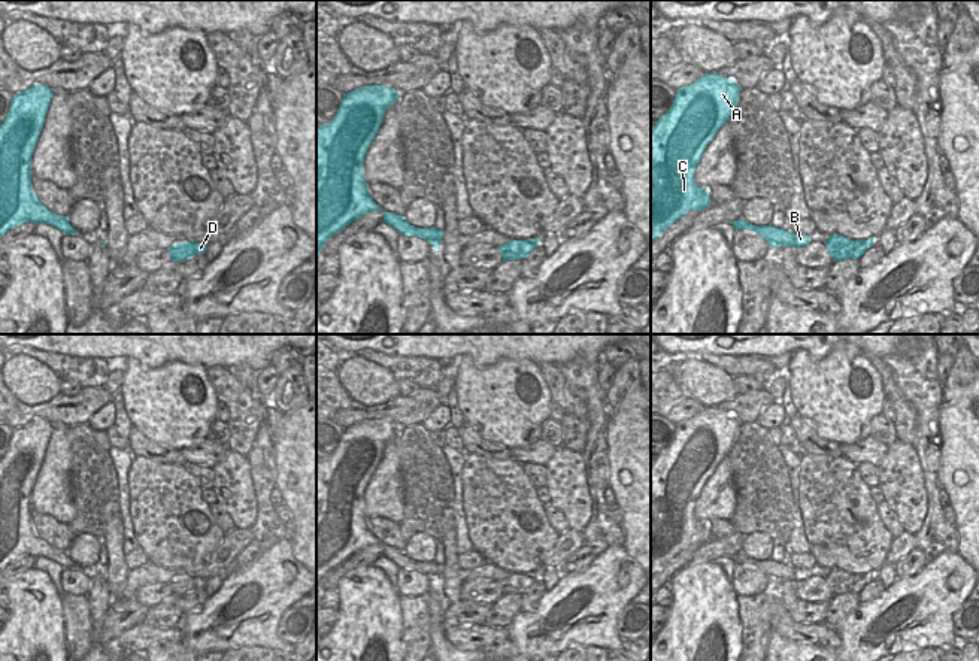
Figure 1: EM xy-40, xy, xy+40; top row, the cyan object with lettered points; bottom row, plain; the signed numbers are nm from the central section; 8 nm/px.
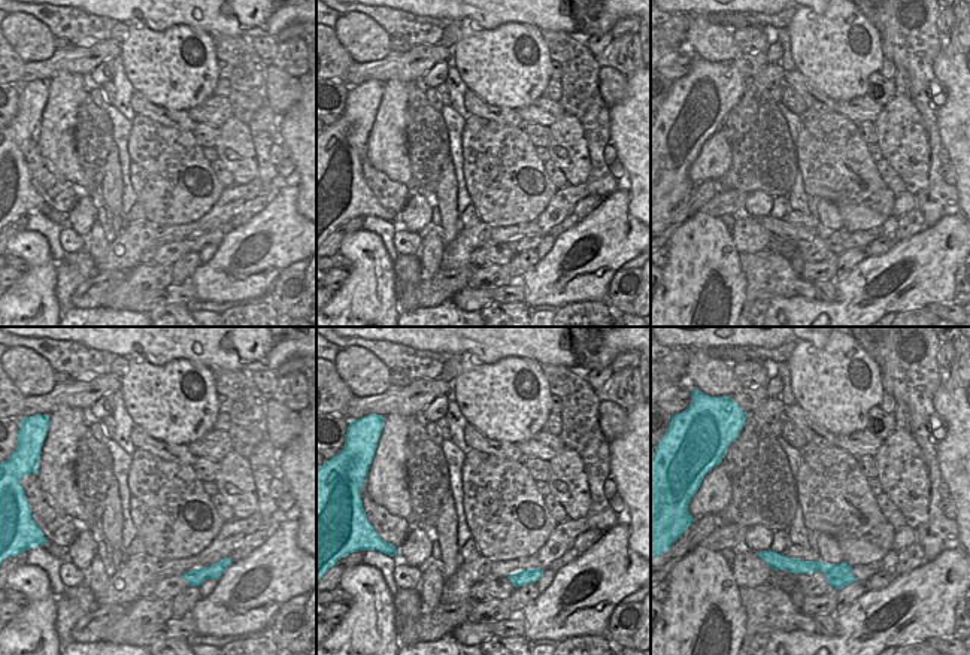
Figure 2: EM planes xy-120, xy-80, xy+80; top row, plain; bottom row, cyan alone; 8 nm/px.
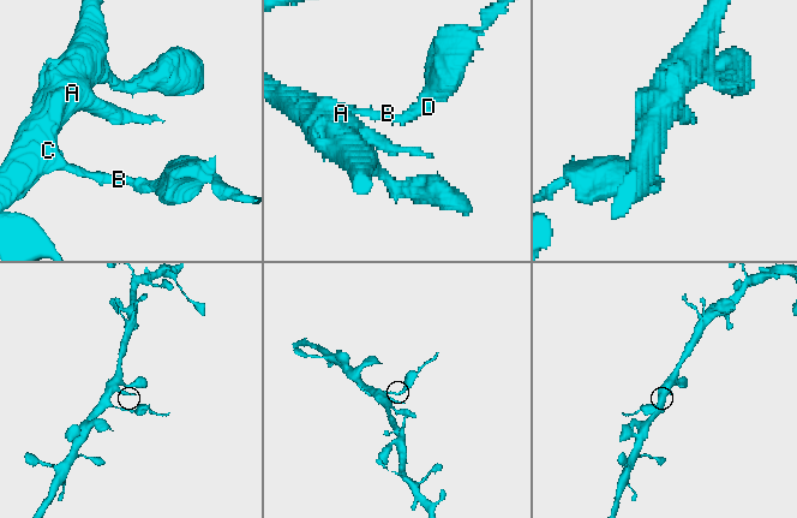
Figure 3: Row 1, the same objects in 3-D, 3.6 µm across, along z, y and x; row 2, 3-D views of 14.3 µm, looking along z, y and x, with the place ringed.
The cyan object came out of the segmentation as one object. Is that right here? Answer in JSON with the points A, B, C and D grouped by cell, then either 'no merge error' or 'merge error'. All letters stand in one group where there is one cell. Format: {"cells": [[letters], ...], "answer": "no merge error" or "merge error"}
{"cells": [["A", "C"], ["B", "D"]], "answer": "merge error"}

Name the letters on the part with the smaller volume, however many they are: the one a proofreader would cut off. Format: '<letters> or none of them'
B, D.

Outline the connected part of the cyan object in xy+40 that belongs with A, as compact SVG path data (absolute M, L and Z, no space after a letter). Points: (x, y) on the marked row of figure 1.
M704 73L678 90L672 107L655 121L651 131L651 242L688 212L712 204L707 191L695 184L694 173L704 149L736 109L740 91L733 79Z

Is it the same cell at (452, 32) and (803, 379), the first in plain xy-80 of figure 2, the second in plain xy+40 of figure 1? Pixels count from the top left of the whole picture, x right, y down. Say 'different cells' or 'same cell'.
different cells

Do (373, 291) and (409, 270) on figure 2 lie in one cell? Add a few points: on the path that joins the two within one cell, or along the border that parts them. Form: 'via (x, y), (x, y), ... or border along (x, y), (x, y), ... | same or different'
border along (393, 261), (396, 278) | different

